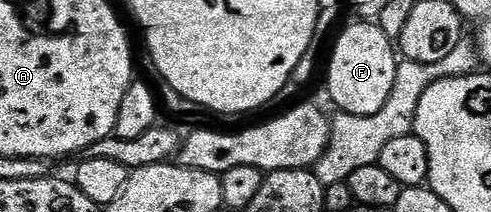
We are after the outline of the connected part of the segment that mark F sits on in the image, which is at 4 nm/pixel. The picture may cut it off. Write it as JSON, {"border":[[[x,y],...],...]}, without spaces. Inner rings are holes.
{"border":[[[358,20],[355,23],[355,26],[348,27],[338,39],[333,39],[334,51],[330,54],[330,67],[326,70],[326,86],[330,89],[331,100],[338,105],[337,109],[341,113],[372,116],[380,112],[380,108],[388,104],[388,96],[392,96],[400,58],[396,53],[395,43],[388,36],[384,36],[377,24],[370,20]]]}

